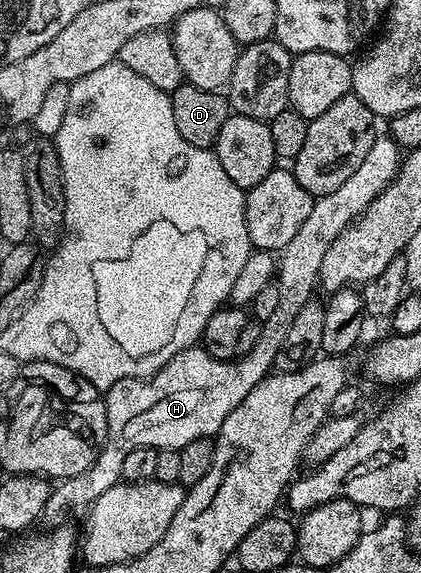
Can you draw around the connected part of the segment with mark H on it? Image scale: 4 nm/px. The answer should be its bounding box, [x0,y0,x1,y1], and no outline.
[43,136,401,524]

